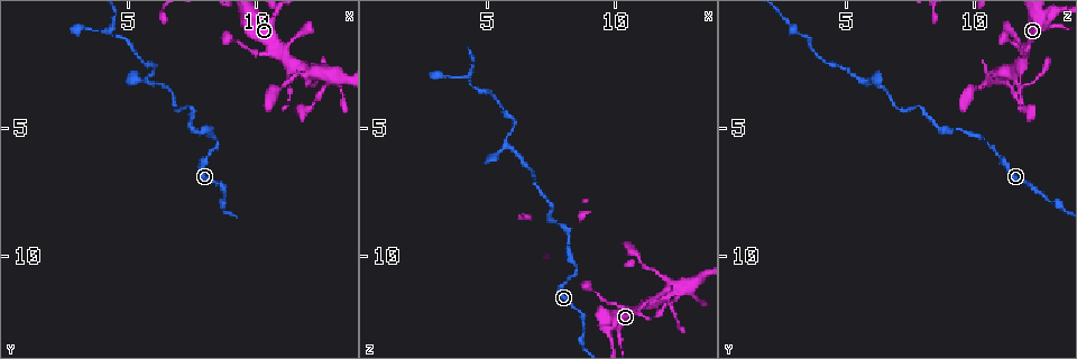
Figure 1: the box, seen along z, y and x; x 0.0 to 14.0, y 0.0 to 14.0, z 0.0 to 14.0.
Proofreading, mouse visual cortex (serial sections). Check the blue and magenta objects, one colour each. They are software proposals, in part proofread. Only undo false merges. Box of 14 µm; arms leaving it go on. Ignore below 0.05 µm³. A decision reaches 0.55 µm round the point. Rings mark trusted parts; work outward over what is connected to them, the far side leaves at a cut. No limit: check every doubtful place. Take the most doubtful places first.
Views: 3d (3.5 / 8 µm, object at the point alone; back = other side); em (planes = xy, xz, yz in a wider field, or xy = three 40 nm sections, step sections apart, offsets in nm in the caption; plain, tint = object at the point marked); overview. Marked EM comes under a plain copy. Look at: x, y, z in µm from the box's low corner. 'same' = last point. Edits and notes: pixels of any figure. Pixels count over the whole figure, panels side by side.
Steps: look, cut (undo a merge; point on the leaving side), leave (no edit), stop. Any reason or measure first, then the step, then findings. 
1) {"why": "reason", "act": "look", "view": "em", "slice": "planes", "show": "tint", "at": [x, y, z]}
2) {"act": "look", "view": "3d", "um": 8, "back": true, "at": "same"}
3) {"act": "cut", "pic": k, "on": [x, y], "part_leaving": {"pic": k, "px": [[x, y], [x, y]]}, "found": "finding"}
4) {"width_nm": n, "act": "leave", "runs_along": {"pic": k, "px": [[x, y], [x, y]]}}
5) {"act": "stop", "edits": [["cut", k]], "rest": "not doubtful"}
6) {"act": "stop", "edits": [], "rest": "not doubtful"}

{"why": "abrupt turn", "act": "look", "view": "3d", "um": 8, "at": [7.5, 5.2, 8.7]}

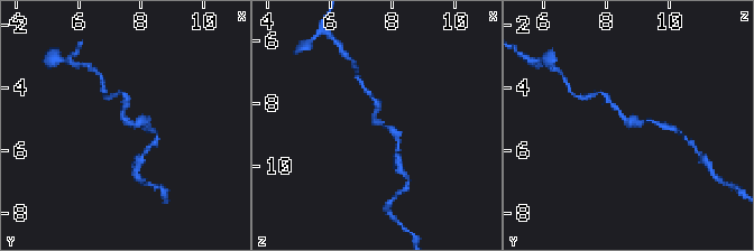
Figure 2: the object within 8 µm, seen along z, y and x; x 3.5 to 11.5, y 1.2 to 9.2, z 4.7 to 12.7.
{"arm_widths_nm": [150, 250], "act": "look", "view": "em", "slice": "planes", "show": "tint", "at": [7.5, 5.1, 8.7]}

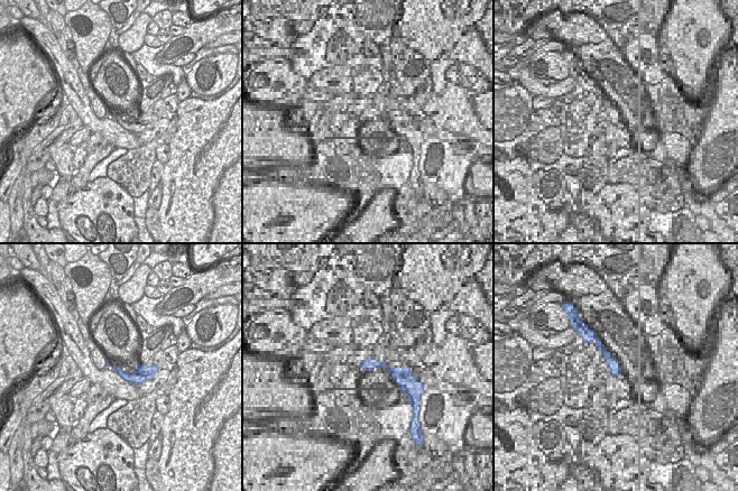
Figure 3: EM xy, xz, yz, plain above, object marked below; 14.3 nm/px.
{"act": "leave", "runs_along": {"pic": 2, "px": [[644, 121], [627, 127], [606, 99]]}, "found": "continuous, no second cell"}

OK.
{"act": "look", "view": "3d", "um": 3.5, "at": [7.4, 4.1, 7.8]}

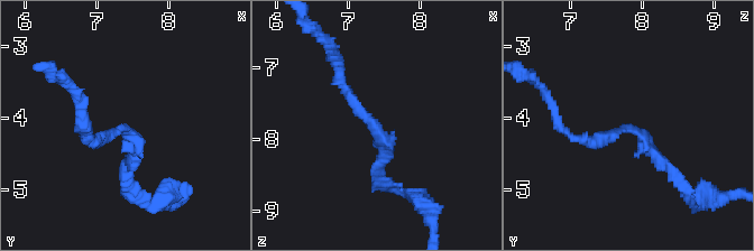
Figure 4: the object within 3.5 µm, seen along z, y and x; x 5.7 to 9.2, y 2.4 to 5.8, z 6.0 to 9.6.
{"arm_widths_nm": [150, 150], "why": "now the EM", "act": "look", "view": "em", "slice": "xy", "step": 1, "show": "tint", "at": [7.45, 4.15, 7.90]}

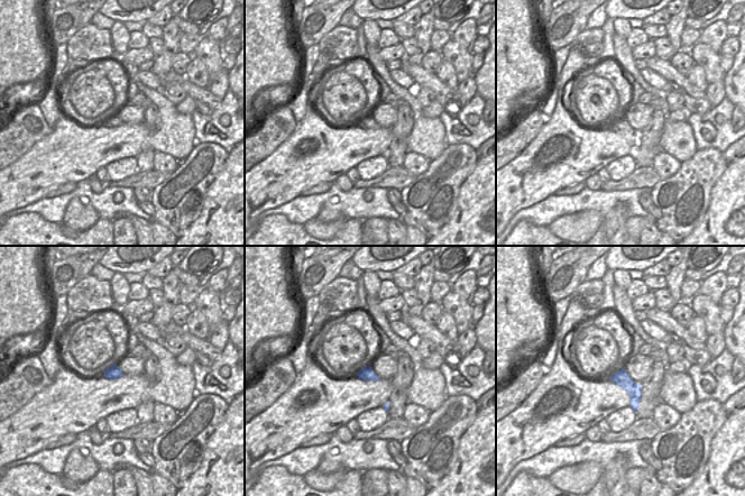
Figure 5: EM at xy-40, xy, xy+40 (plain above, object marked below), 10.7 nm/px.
{"act": "look", "view": "em", "slice": "xy", "step": 3, "show": "tint", "at": "same"}

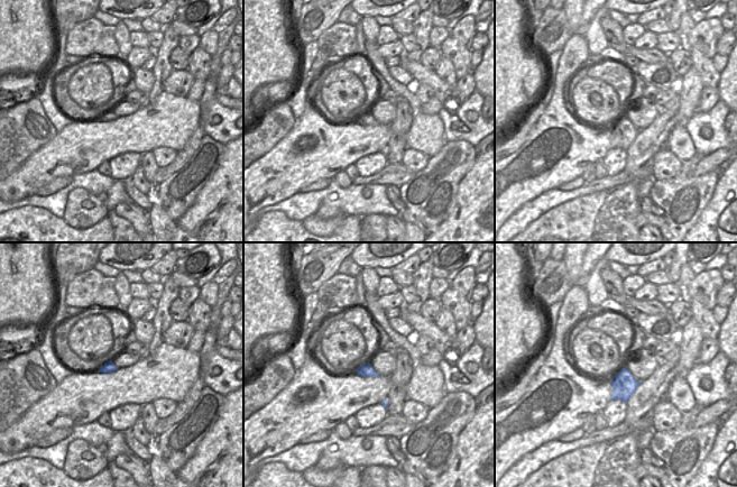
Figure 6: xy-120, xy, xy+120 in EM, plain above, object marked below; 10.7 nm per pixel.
{"act": "leave", "runs_along": {"pic": 4, "px": [[681, 184], [632, 129], [578, 139]]}, "found": "continuous, no second cell"}

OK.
{"why": "a fork", "act": "look", "view": "3d", "um": 3.5, "at": [5.9, 3.3, 5.7]}

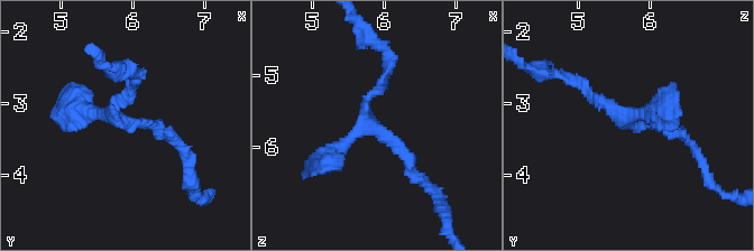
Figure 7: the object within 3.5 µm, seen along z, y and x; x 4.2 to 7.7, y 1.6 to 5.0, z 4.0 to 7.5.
{"arms": 3, "arm_widths_nm": [150, 150, 300], "why": "shape alone is not enough", "act": "look", "view": "em", "slice": "xy", "step": 2, "show": "tint", "at": [5.75, 3.20, 5.65]}

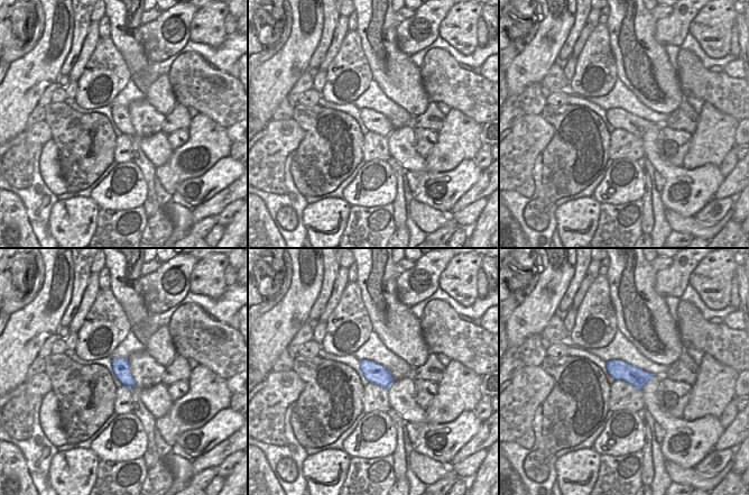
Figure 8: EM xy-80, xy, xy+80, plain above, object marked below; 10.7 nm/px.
{"act": "look", "view": "em", "slice": "planes", "show": "tint", "at": "same"}

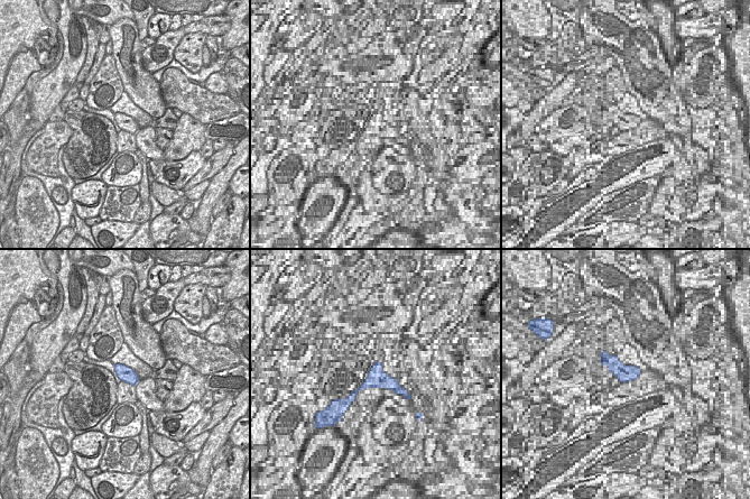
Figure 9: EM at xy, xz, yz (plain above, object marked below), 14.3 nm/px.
{"act": "leave", "runs_along": {"pic": 7, "px": [[677, 135], [628, 121], [573, 83]]}, "found": "all the same cell"}

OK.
{"why": "three-way junction", "act": "look", "view": "3d", "um": 8, "at": [4.4, 1.2, 2.9]}

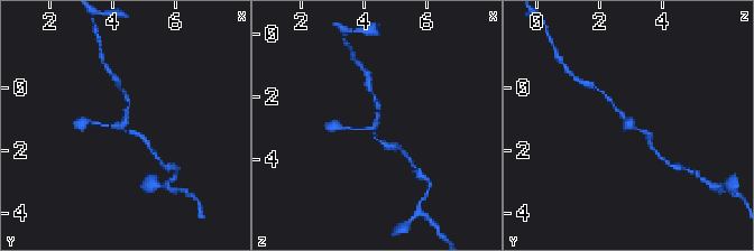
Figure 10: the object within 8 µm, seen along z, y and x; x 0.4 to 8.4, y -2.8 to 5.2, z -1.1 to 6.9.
{"why": "closer look", "act": "look", "view": "3d", "um": 3.5, "at": [4.2, 1.2, 3.0]}

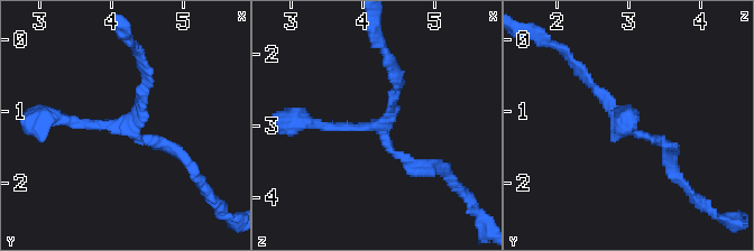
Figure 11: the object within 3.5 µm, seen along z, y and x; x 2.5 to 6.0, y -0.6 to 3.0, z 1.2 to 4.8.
{"arms": 3, "arm_widths_nm": [100, 150, 150], "act": "look", "view": "em", "slice": "xy", "step": 2, "show": "tint", "at": [4.30, 1.30, 3.05]}

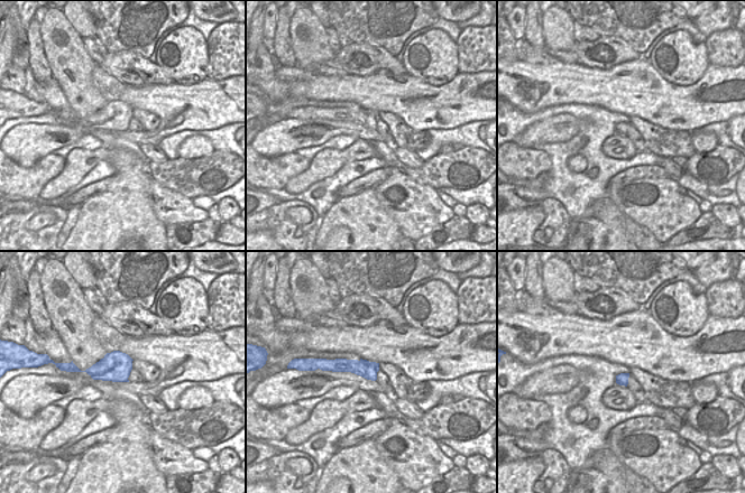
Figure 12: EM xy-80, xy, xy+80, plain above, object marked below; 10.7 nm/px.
{"act": "leave", "runs_along": {"pic": 12, "px": [[324, 365], [376, 368]]}, "found": "all the same cell"}

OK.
{"act": "stop", "edits": [], "rest": "not doubtful"}

